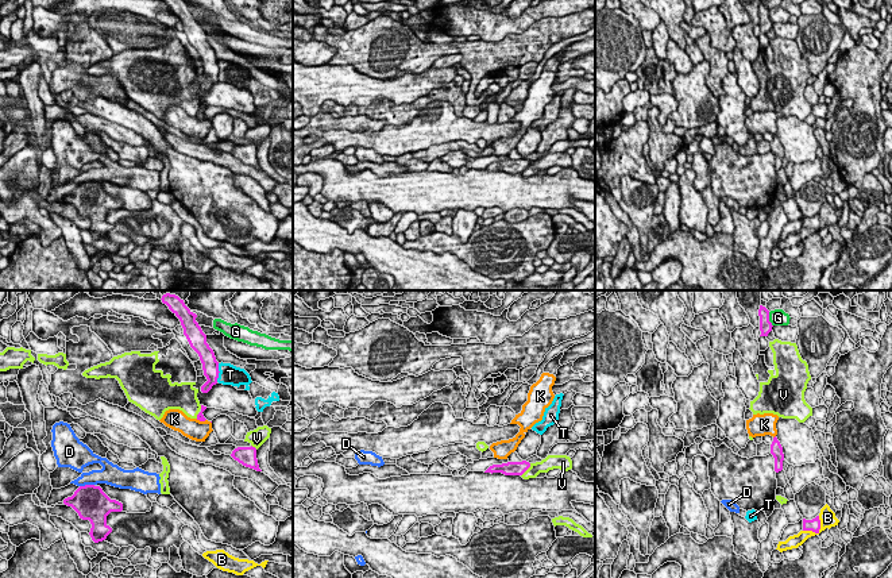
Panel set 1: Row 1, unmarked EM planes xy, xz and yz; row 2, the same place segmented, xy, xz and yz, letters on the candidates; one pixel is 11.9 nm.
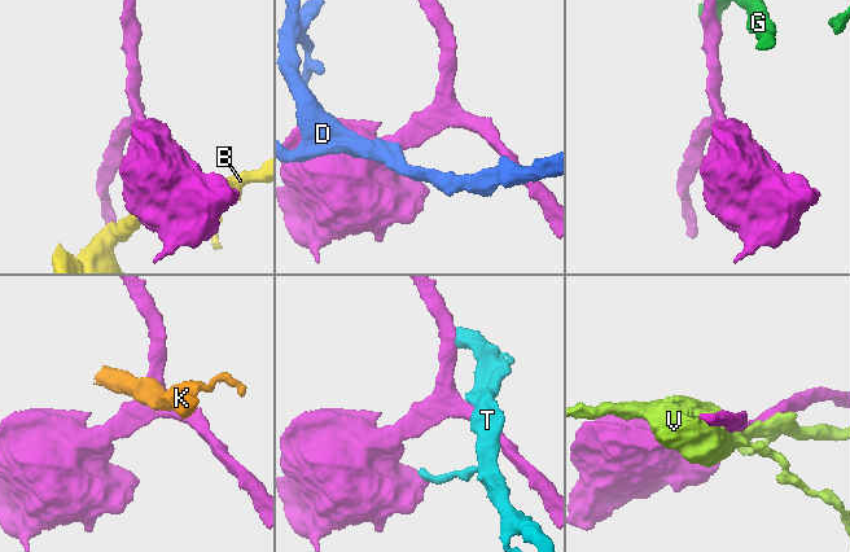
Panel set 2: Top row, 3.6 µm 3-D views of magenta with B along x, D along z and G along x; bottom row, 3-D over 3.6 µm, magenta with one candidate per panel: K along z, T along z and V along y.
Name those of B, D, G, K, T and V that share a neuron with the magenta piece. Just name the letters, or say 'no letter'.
no letter

